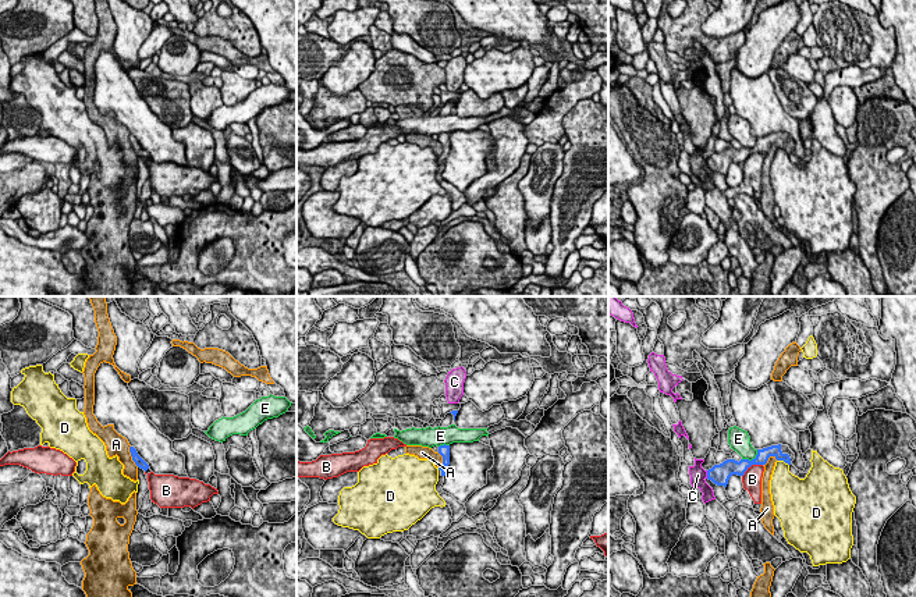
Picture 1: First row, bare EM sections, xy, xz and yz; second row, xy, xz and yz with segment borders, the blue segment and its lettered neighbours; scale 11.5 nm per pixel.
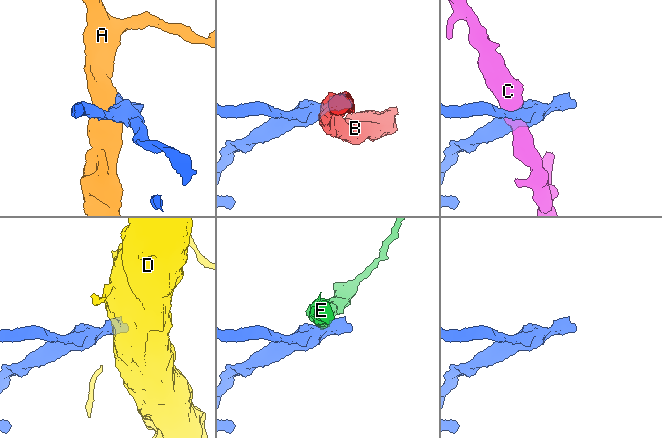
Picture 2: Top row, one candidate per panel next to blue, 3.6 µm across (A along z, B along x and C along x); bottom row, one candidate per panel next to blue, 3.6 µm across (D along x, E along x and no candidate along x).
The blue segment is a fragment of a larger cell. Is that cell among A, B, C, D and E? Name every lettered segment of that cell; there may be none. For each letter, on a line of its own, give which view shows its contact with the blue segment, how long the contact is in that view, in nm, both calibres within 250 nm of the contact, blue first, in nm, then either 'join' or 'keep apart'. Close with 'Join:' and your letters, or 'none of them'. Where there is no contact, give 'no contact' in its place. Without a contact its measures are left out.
A: xy | 280 nm | 120/240 nm | keep apart
B: yz | 280 nm | 190/220 nm | keep apart
C: yz | 100 nm | 240/190 nm | keep apart
D: yz | 160 nm | 140/280 nm | keep apart
E: yz | 220 nm | 170/220 nm | keep apart
Join: none of them

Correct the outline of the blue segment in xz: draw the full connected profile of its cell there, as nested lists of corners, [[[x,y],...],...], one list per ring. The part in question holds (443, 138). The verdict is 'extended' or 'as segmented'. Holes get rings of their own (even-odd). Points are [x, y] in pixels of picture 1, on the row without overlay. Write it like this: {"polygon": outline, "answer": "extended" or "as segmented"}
{"polygon": [[[440,134],[439,135],[439,142],[443,145],[443,153],[439,156],[439,170],[436,173],[436,180],[439,182],[444,181],[441,174],[444,171],[444,164],[445,164],[445,159],[450,153],[450,134]]], "answer": "extended"}

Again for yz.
{"polygon": [[[771,134],[763,138],[757,138],[757,143],[752,149],[741,148],[738,150],[735,148],[727,148],[720,153],[714,153],[707,159],[707,167],[717,174],[727,175],[732,163],[743,164],[752,153],[766,153],[770,145],[774,145],[777,149],[784,149],[788,153],[792,153],[792,149],[795,148],[795,142],[789,138],[788,134]]], "answer": "extended"}

